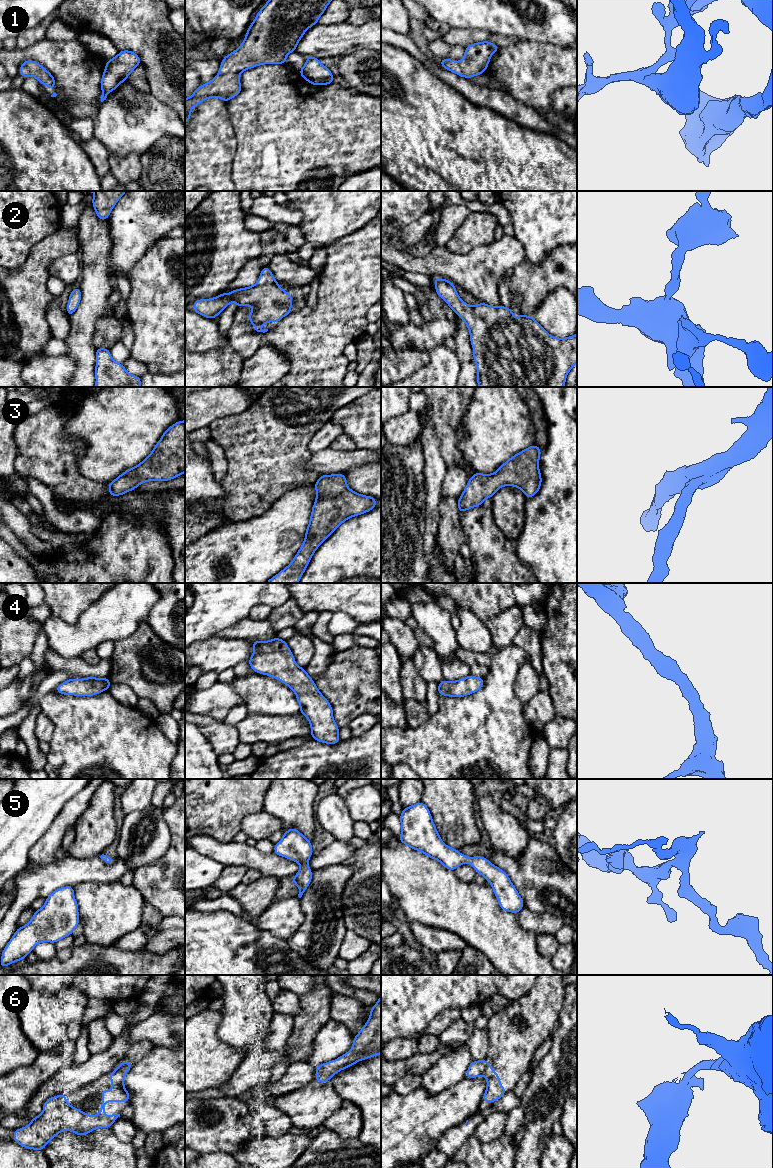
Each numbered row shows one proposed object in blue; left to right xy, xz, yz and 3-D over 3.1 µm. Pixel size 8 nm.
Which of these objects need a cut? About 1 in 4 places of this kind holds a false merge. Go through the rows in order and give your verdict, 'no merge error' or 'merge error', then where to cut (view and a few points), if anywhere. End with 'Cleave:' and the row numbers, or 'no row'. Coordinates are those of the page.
1: no merge error | no cut
2: no merge error | no cut
3: no merge error | no cut
4: no merge error | no cut
5: no merge error | no cut
6: no merge error | no cut
Cleave: no row

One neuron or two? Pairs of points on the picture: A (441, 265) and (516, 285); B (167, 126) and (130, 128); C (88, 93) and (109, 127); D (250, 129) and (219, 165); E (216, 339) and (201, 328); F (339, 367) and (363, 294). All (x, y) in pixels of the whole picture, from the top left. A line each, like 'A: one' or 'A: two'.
A: two
B: one
C: two
D: two
E: one
F: one

